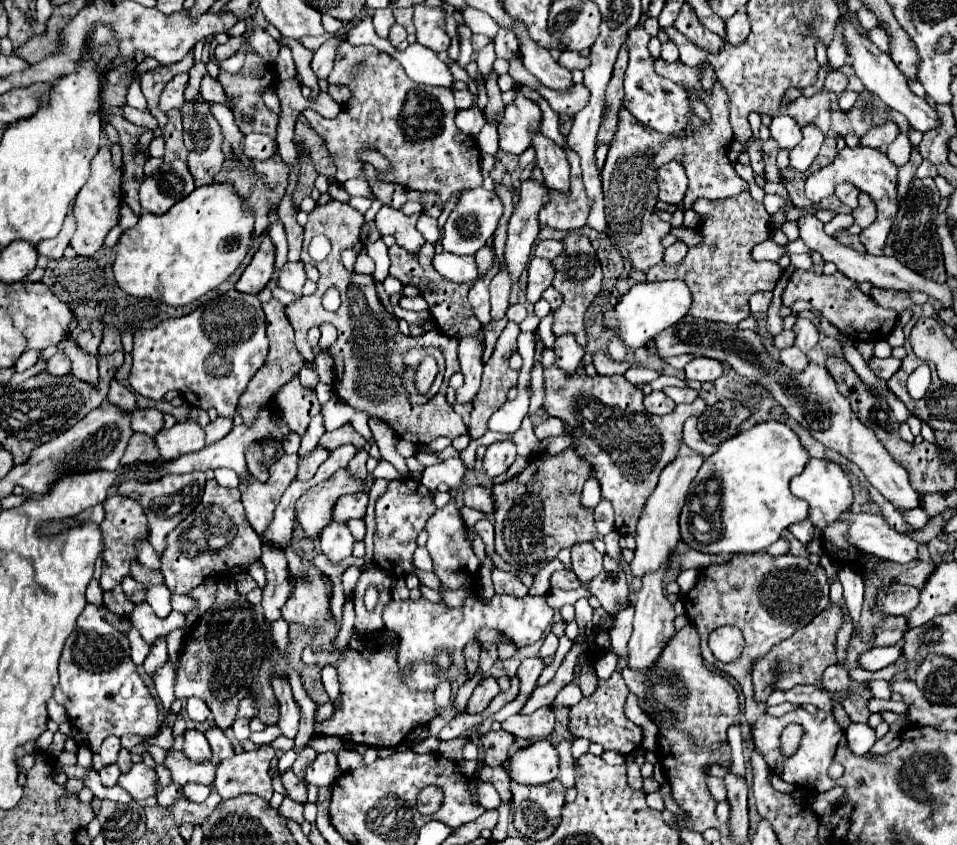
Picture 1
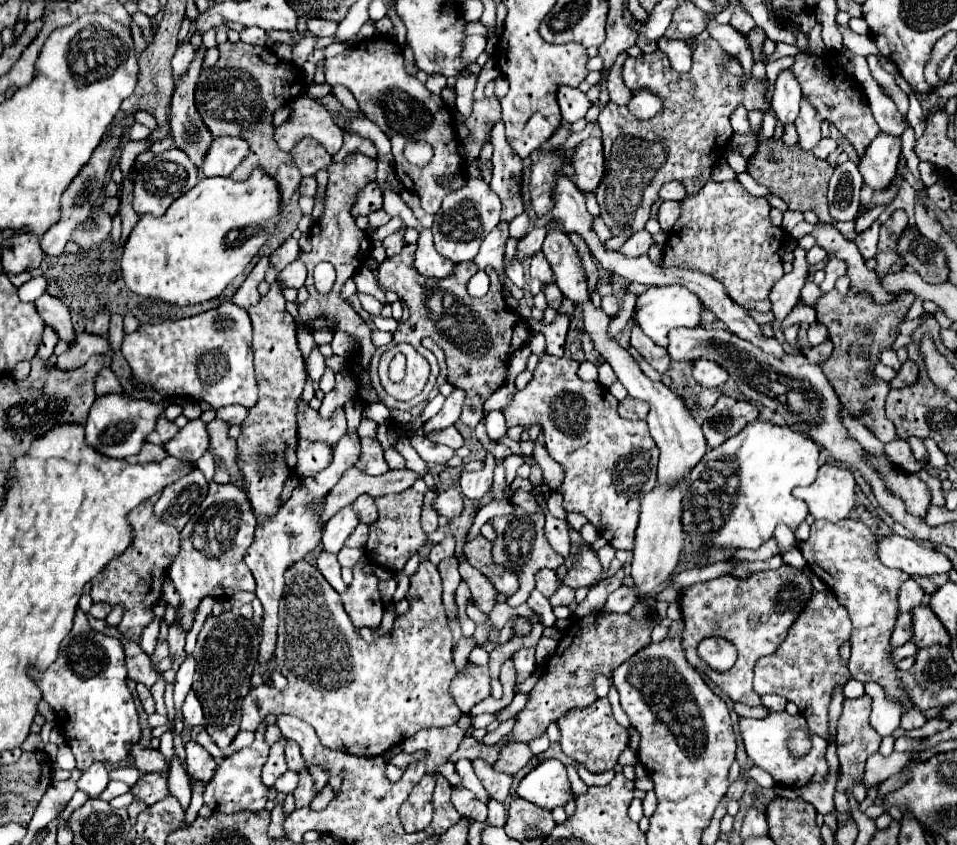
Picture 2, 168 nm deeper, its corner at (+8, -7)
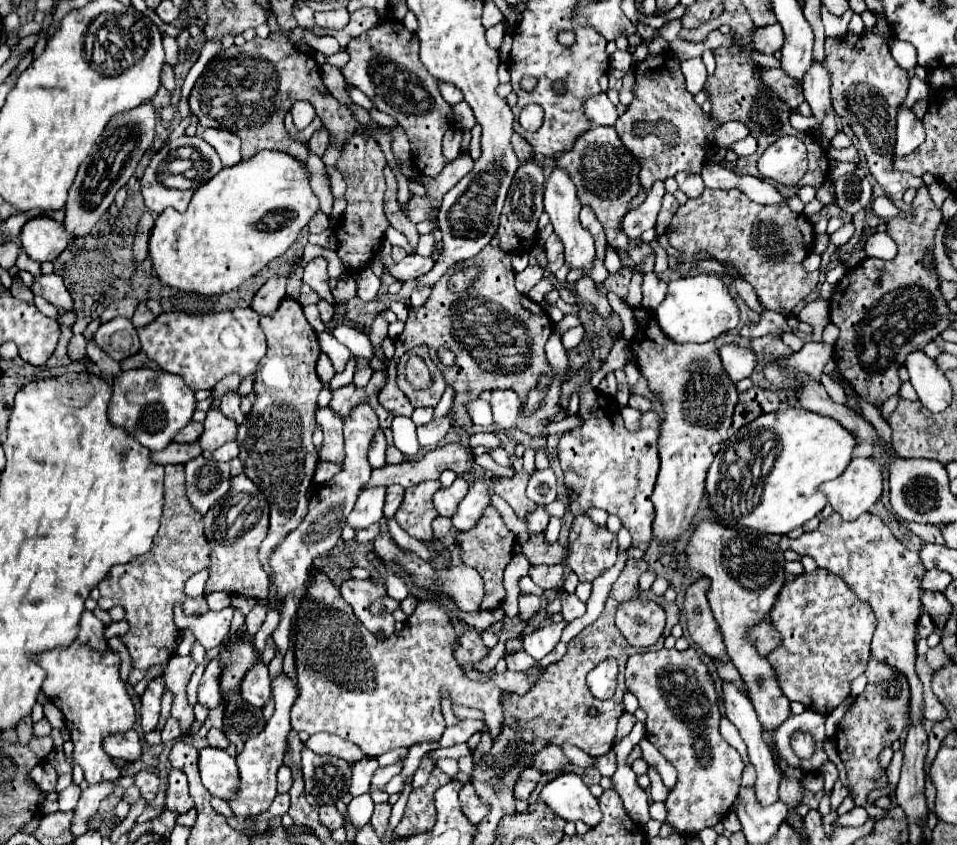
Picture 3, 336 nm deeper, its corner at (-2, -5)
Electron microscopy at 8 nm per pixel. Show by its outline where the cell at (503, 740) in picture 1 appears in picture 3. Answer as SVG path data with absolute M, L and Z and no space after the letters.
M546 745L542 751L534 755L532 767L542 773L548 773L548 771L556 771L564 763L568 763L568 759L562 755L562 749L558 745Z

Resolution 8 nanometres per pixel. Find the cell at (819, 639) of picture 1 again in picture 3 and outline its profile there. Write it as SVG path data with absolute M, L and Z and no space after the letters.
M818 569L810 575L804 573L802 577L794 577L792 581L784 583L778 601L772 607L772 623L780 631L782 643L768 655L768 661L774 669L780 689L790 701L804 703L806 709L822 715L832 713L850 695L852 679L866 671L866 663L870 659L870 639L876 629L874 613L870 613L870 607L866 603L858 601L858 597L850 593L846 583L838 575L826 569Z

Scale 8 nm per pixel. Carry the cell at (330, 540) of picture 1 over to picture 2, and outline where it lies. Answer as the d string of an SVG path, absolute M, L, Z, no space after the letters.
M352 505L340 509L332 519L328 519L328 523L324 527L322 549L328 553L338 553L358 523L360 523L360 517L356 515Z

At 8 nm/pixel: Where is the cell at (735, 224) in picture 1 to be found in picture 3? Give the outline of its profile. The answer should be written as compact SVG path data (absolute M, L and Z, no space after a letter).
M704 189L704 193L696 199L688 199L684 205L678 207L668 227L670 246L683 252L682 262L689 262L696 253L706 251L714 259L730 263L738 269L738 273L756 289L758 301L776 313L790 313L794 307L818 285L820 273L806 273L802 269L802 261L812 249L814 231L812 223L798 213L792 213L786 205L758 205L750 201L738 189Z

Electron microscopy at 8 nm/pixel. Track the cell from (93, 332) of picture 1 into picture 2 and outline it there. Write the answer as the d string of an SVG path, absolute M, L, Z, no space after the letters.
M98 313L86 321L86 331L104 335L108 331L108 325L110 325L110 313Z

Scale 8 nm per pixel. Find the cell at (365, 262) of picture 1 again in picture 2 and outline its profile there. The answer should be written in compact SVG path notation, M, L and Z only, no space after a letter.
M360 267L360 269L356 271L356 275L354 275L354 281L356 281L358 291L376 297L382 305L388 305L388 299L386 299L386 295L384 295L384 291L380 289L380 285L378 285L374 273L372 273L368 267Z

